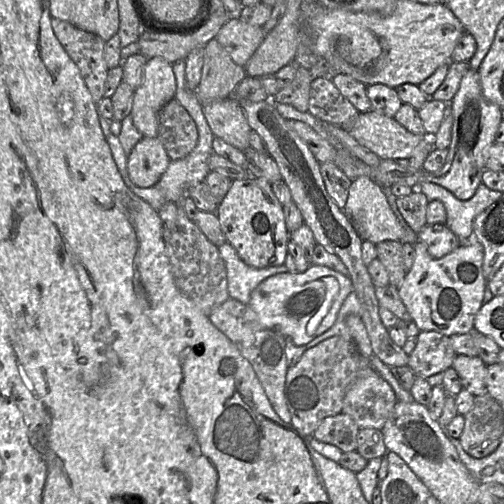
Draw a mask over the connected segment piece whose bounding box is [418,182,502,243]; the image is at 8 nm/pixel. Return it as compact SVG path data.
M432 182L422 183L418 190L425 194L429 201L438 200L443 203L447 213L445 225L462 243L473 240L475 217L502 195L502 192L491 190L482 182L468 200L459 200L449 190Z

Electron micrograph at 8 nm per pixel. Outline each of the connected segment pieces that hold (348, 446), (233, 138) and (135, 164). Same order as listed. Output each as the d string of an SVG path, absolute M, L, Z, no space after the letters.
M340 413L325 418L312 434L320 442L338 447L342 452L357 449L357 435L360 428L347 414Z
M230 97L205 104L205 119L215 137L221 138L240 151L250 147L252 131L239 102Z
M143 137L127 157L130 180L138 187L155 185L166 171L170 158L158 137Z

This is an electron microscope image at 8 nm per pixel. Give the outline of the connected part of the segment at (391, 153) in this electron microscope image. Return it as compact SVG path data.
M373 111L359 113L351 126L341 126L381 160L409 159L427 136L409 132L394 118Z

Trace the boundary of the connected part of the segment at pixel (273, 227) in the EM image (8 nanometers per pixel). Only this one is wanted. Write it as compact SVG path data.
M265 179L233 180L226 196L218 205L216 216L226 242L236 250L246 265L262 269L284 264L290 234L286 228L283 206Z

